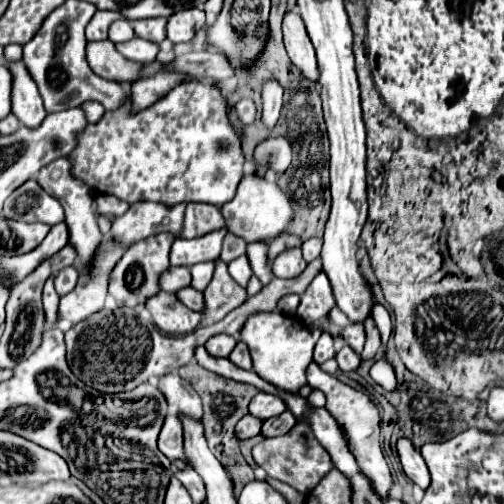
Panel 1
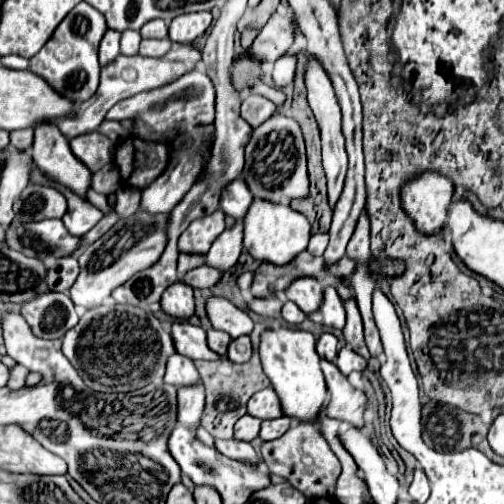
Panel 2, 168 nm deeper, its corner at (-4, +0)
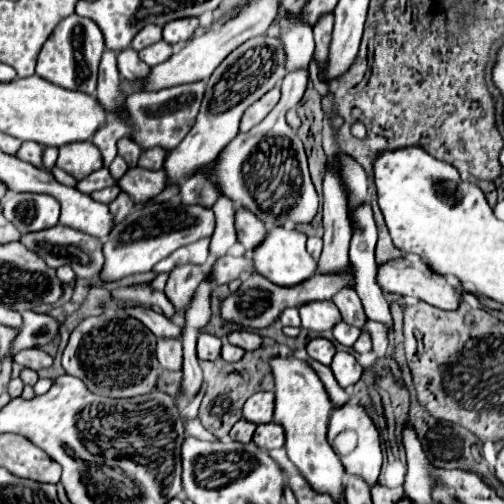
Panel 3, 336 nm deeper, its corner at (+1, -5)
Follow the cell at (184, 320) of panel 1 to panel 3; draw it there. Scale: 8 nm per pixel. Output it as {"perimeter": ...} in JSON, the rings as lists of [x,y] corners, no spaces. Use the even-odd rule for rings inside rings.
{"perimeter":[[[180,264],[170,272],[164,292],[172,300],[172,304],[180,310],[188,306],[188,302],[194,296],[194,290],[202,280],[204,280],[204,266]]]}

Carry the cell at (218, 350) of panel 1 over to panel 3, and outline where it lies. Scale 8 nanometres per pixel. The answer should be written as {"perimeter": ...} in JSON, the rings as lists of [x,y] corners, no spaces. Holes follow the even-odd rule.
{"perimeter":[[[202,332],[198,336],[198,358],[200,360],[216,360],[220,356],[220,348],[222,348],[222,340]]]}

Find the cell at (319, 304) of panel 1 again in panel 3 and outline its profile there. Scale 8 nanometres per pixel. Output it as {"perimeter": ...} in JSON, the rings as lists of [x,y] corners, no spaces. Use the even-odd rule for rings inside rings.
{"perimeter":[[[336,324],[336,330],[332,330],[332,334],[334,334],[334,338],[342,344],[342,346],[352,346],[356,340],[358,340],[358,336],[360,336],[360,330],[356,328],[356,326],[348,326],[348,324]]]}

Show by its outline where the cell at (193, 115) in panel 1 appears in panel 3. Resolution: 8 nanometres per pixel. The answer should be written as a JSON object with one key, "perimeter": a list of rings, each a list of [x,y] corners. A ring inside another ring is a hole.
{"perimeter":[[[236,208],[236,236],[238,242],[246,248],[248,254],[252,254],[264,238],[268,236],[268,230],[262,220],[252,216],[252,212],[244,212],[244,208]]]}

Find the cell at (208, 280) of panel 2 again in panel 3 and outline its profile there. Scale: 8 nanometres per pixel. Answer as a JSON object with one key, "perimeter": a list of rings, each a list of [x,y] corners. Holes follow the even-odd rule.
{"perimeter":[[[226,254],[226,256],[222,256],[220,260],[216,260],[212,264],[212,268],[210,268],[212,280],[216,280],[216,284],[228,284],[228,282],[240,278],[244,268],[248,268],[248,266],[250,266],[250,272],[254,272],[252,258],[248,258],[248,256],[234,258],[234,256]]]}

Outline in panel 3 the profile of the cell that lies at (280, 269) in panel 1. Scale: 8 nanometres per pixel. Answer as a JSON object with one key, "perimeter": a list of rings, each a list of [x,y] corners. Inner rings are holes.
{"perimeter":[[[324,300],[324,302],[316,302],[316,304],[304,304],[304,308],[300,308],[298,312],[302,318],[302,328],[314,330],[314,332],[332,330],[338,322],[342,322],[342,314],[332,300]]]}

